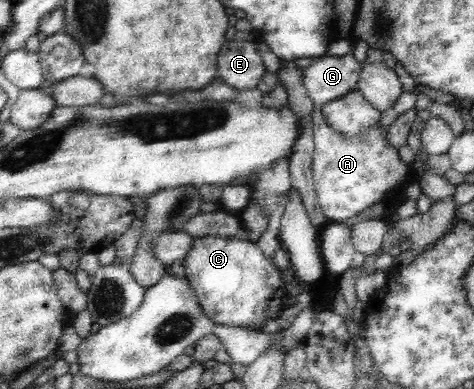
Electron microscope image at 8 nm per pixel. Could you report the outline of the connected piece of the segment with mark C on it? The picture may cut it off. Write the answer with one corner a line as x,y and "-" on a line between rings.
191,237
189,249
185,251
182,262
185,266
185,280
189,282
197,294
199,305
204,314
213,323
230,325
230,327
250,328
261,331
268,321
274,321
287,305
287,289
280,270
272,258
266,257
256,242
240,240
236,237

